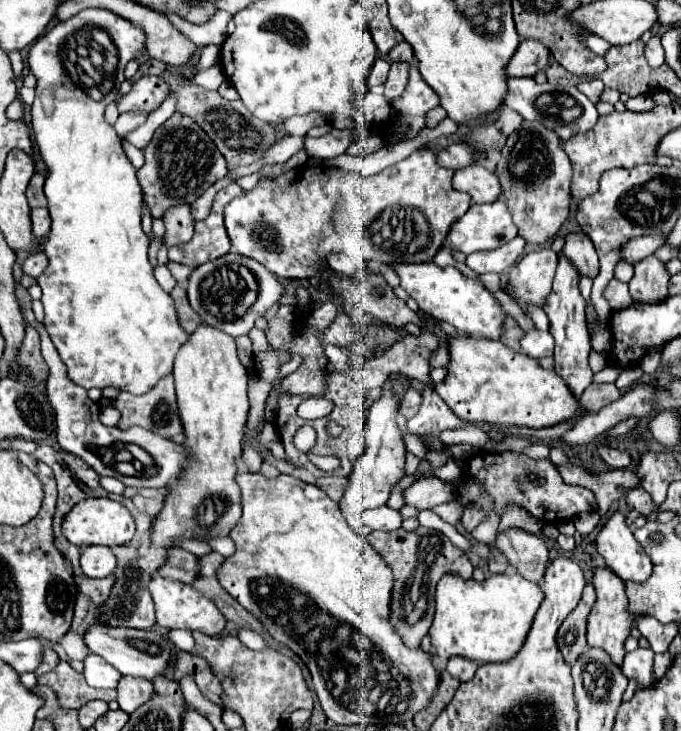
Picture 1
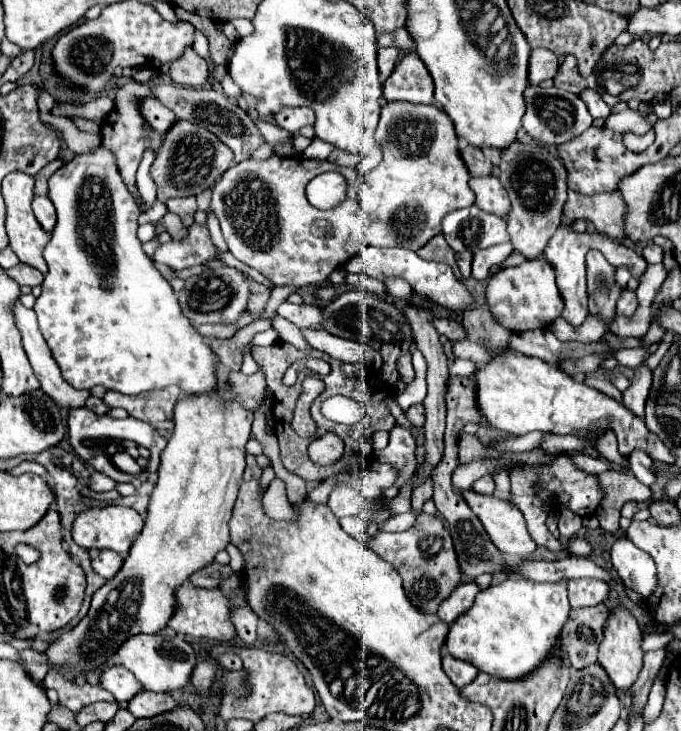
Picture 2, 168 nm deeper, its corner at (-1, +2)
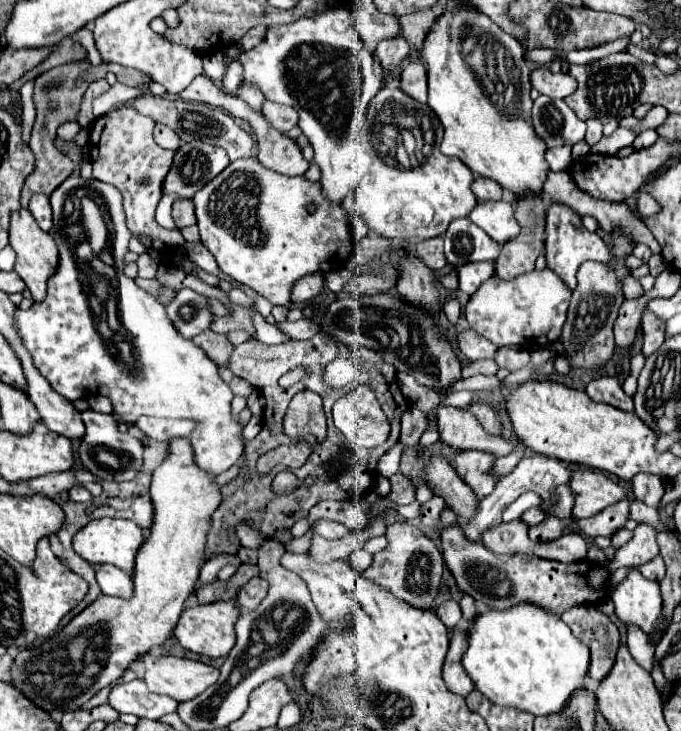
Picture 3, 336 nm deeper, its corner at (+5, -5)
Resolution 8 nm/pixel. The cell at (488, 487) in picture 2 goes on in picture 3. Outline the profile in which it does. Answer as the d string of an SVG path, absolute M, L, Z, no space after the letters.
M463 451L455 459L459 475L463 475L465 483L473 489L473 493L477 497L489 495L495 487L497 479L489 475L493 461L495 461L495 457L485 451Z

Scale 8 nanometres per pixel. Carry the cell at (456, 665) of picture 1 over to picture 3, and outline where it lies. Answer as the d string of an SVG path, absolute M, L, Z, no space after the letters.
M455 631L443 663L443 681L451 693L467 695L475 689L475 685L461 667L461 651L465 651L465 631Z

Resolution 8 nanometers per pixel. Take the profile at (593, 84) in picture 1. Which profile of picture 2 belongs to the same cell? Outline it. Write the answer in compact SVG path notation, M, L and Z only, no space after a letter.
M589 90L585 94L581 94L581 100L587 102L587 108L591 110L593 118L607 118L611 114L611 110L607 108L607 104L601 100L601 96L597 96L597 92Z

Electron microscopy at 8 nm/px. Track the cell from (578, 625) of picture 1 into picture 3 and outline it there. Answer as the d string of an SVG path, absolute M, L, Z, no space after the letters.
M591 605L571 607L563 613L563 619L571 627L573 635L591 651L587 677L591 681L601 681L615 661L619 647L619 629L607 615L595 611L595 607Z

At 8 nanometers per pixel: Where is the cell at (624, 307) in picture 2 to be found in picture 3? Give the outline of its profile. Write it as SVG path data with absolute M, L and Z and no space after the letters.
M643 295L643 297L637 297L637 299L627 299L621 309L619 309L619 317L615 321L615 343L619 347L629 347L635 337L637 337L637 331L641 327L641 321L643 321L643 311L645 311L645 303L649 303L649 297Z

